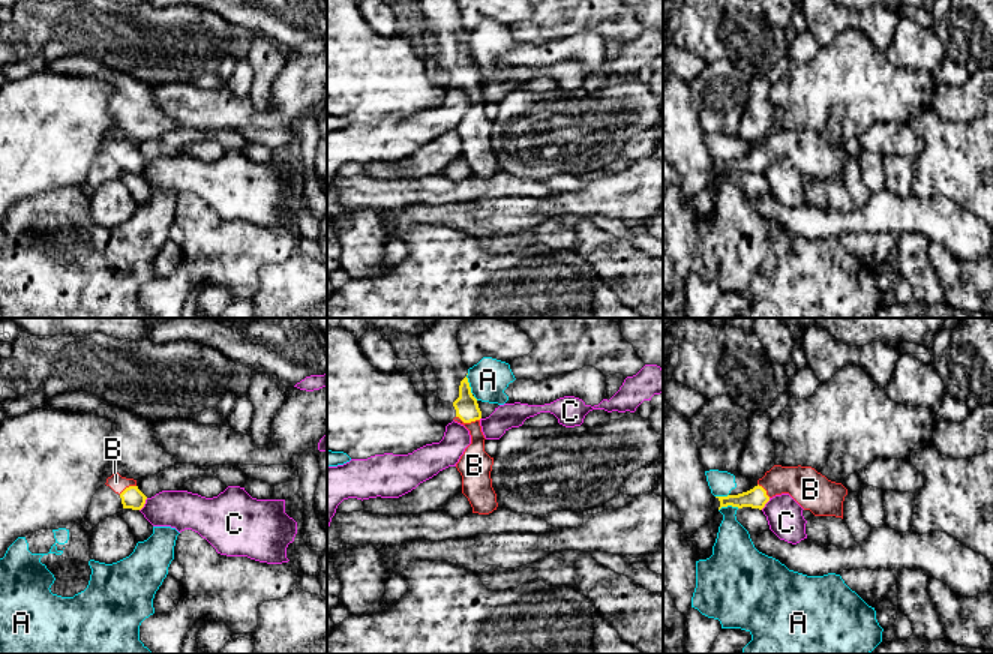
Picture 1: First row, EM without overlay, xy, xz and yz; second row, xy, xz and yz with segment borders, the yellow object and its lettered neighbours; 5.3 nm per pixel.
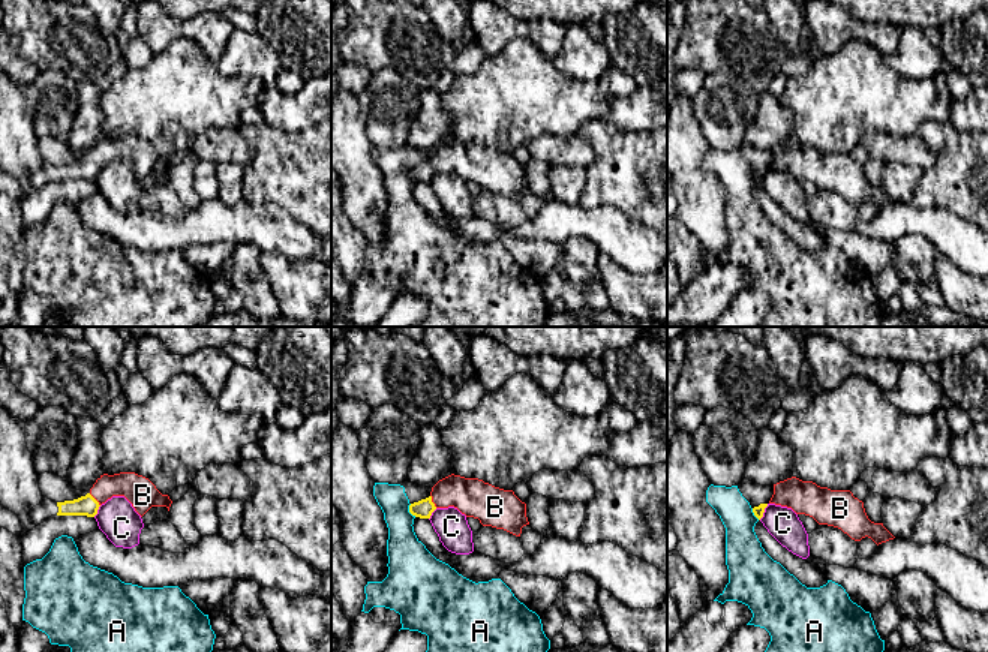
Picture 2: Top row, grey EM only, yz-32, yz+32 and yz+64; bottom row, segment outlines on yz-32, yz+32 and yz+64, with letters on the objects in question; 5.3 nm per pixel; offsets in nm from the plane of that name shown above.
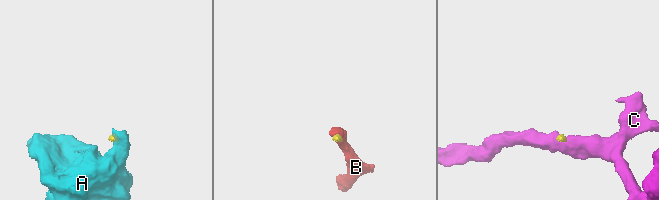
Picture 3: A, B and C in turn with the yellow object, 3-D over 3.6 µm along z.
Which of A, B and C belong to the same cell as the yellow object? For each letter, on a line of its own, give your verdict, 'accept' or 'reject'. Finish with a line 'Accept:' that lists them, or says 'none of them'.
A: reject
B: accept
C: reject
Accept: B

